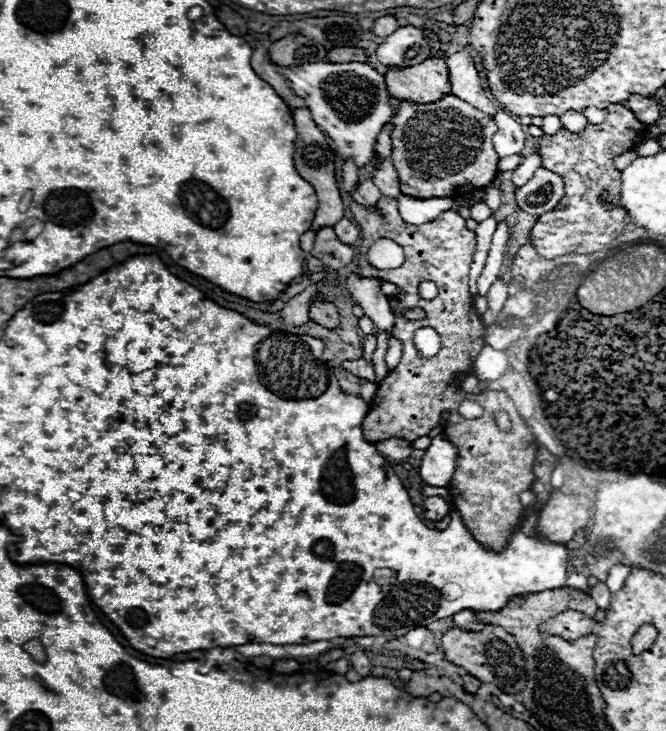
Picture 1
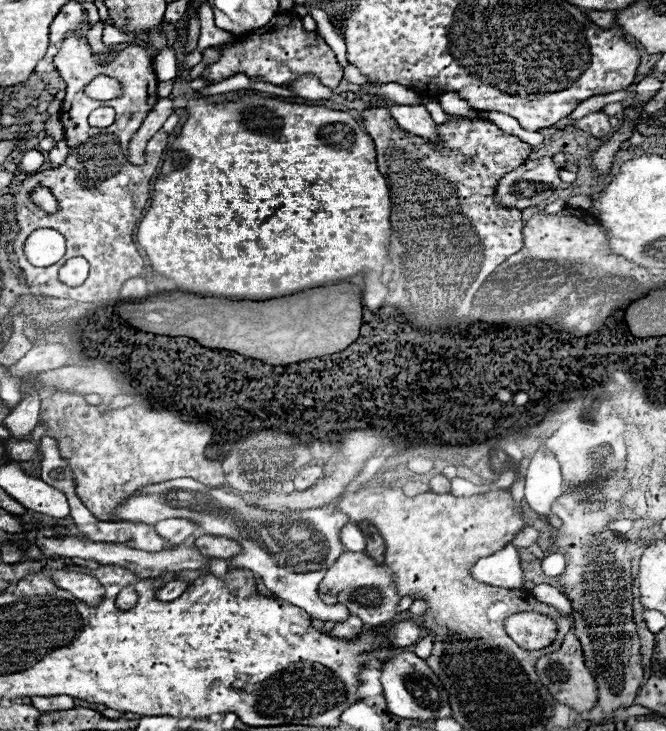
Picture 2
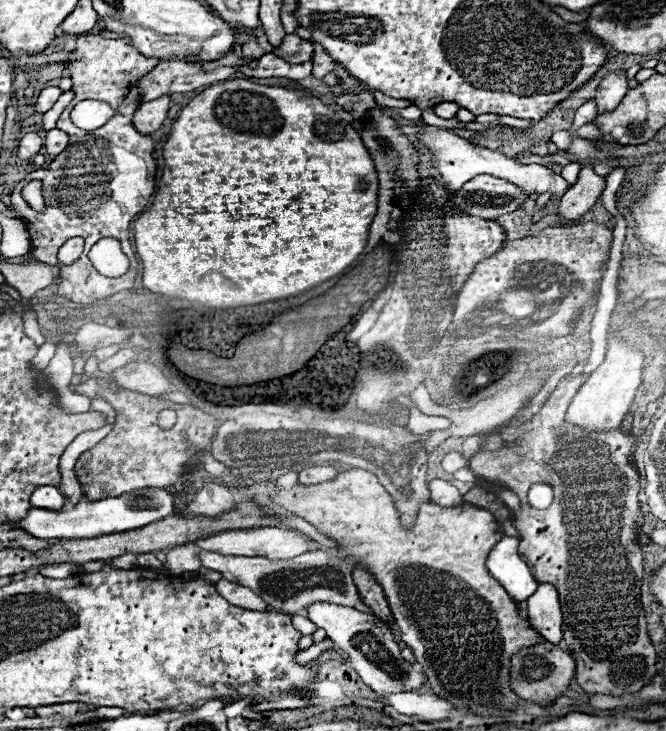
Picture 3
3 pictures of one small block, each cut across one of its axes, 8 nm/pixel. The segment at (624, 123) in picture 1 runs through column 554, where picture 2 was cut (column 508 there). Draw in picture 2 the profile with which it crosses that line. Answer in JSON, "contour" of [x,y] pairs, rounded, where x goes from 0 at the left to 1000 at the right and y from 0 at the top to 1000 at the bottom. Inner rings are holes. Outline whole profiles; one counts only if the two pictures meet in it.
{"contour":[[[568,140],[544,150],[544,172],[565,197],[568,230],[583,249],[589,271],[586,356],[592,375],[583,389],[586,399],[580,405],[580,416],[601,419],[628,440],[661,440],[661,430],[667,430],[667,424],[679,424],[679,430],[703,430],[712,402],[727,383],[763,350],[784,339],[784,287],[748,282],[739,274],[739,265],[745,265],[748,246],[757,238],[775,233],[775,227],[784,227],[793,219],[799,208],[796,197],[721,161],[676,161],[655,172],[661,186],[655,194],[637,192],[595,172],[580,140]]]}

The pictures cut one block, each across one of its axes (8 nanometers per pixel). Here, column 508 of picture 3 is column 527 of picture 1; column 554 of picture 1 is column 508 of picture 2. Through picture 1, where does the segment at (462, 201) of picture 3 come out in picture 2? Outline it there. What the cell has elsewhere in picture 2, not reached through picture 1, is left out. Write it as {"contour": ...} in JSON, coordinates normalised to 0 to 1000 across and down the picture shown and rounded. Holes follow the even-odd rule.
{"contour":[[[829,213],[793,219],[748,249],[742,271],[754,282],[778,287],[805,282],[844,252],[841,233],[844,230],[832,224]]]}

